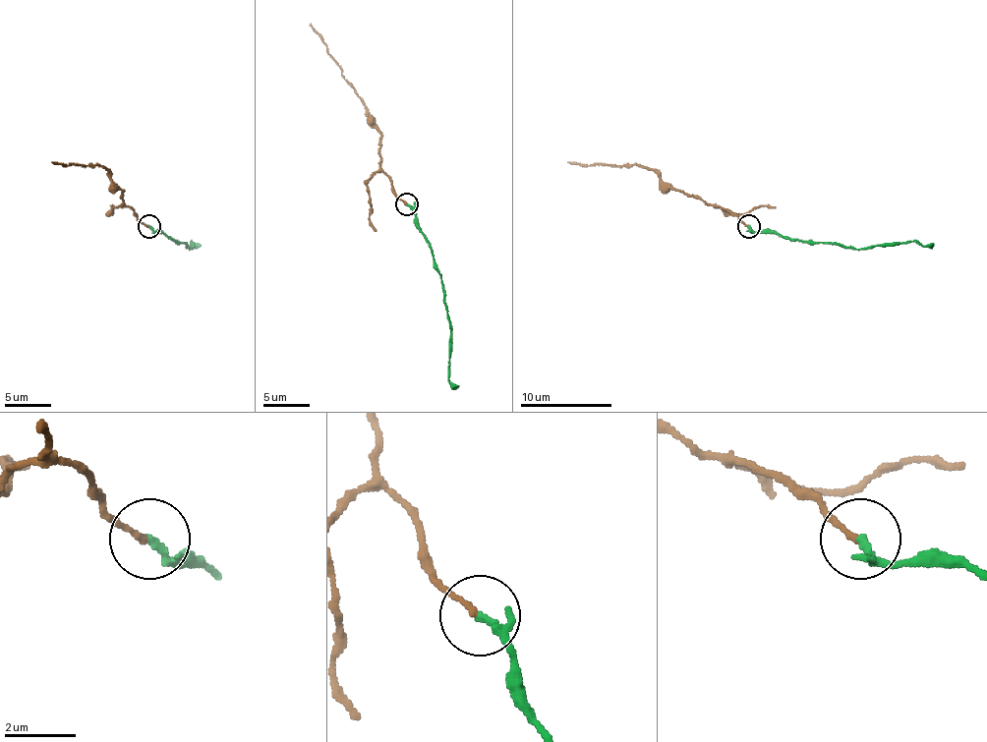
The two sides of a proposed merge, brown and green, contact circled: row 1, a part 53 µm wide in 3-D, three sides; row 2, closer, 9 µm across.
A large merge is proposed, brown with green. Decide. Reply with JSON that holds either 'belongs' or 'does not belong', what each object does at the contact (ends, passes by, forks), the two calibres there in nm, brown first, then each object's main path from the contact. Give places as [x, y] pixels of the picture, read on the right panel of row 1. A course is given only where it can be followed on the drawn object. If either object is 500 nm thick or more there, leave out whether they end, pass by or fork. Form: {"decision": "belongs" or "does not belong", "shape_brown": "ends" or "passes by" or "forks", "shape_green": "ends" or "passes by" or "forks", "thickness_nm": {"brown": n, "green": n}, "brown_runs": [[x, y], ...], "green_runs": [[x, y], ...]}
{"decision": "belongs", "shape_brown": "ends", "shape_green": "passes by", "thickness_nm": {"brown": 160, "green": 150}, "brown_runs": [[749, 226], [740, 217], [673, 190], [655, 172], [644, 167], [568, 162]], "green_runs": [[749, 226], [753, 231], [777, 231], [792, 240], [847, 247], [918, 240], [923, 245], [932, 245]]}

